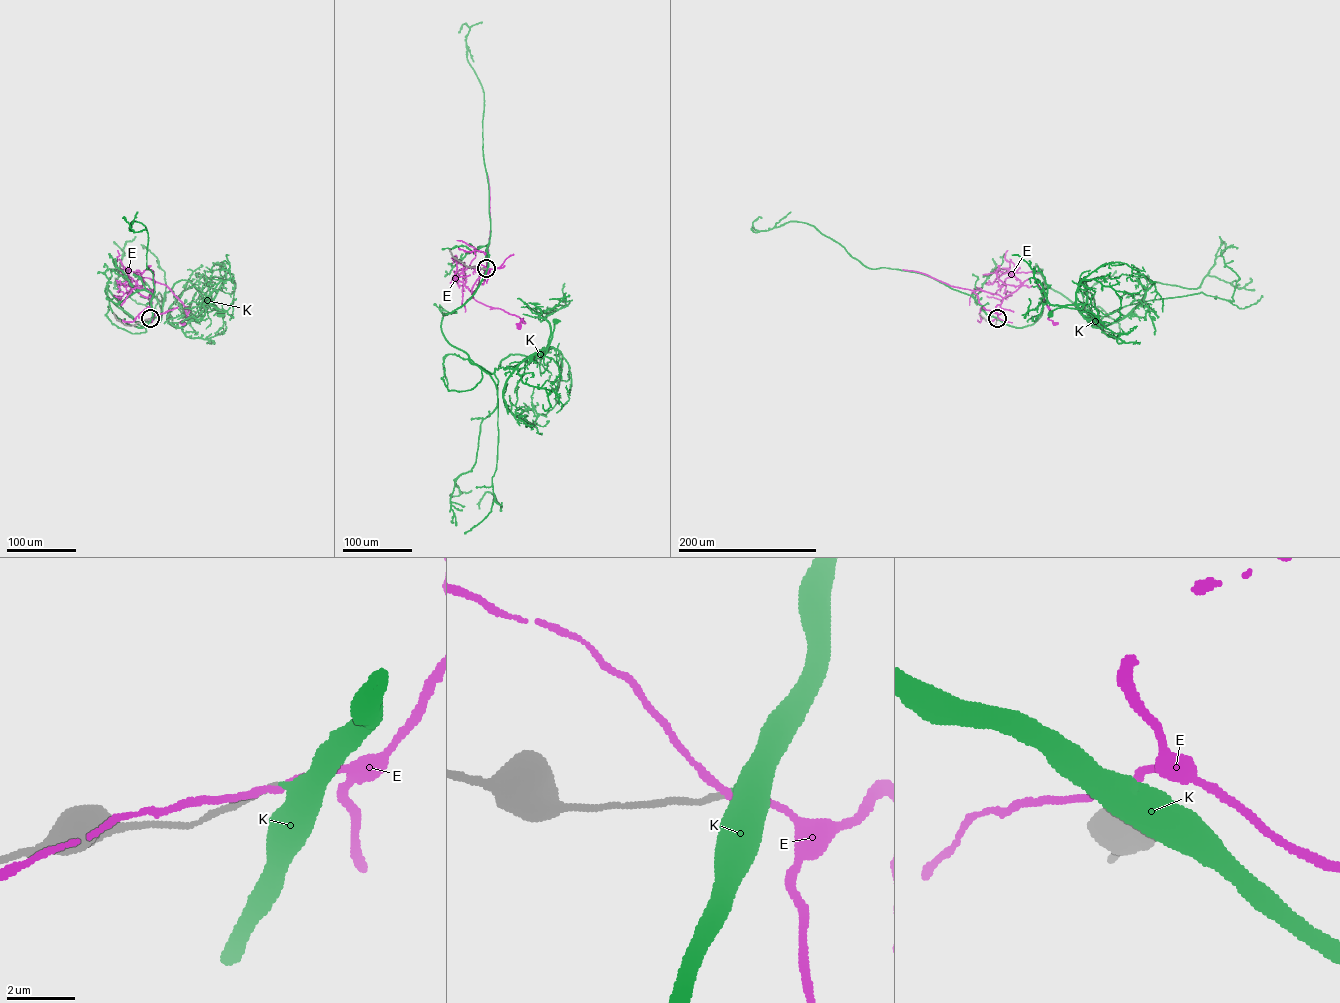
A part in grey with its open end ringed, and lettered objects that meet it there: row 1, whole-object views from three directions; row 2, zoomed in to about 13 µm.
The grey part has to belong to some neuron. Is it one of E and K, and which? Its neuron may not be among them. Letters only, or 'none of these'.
K

